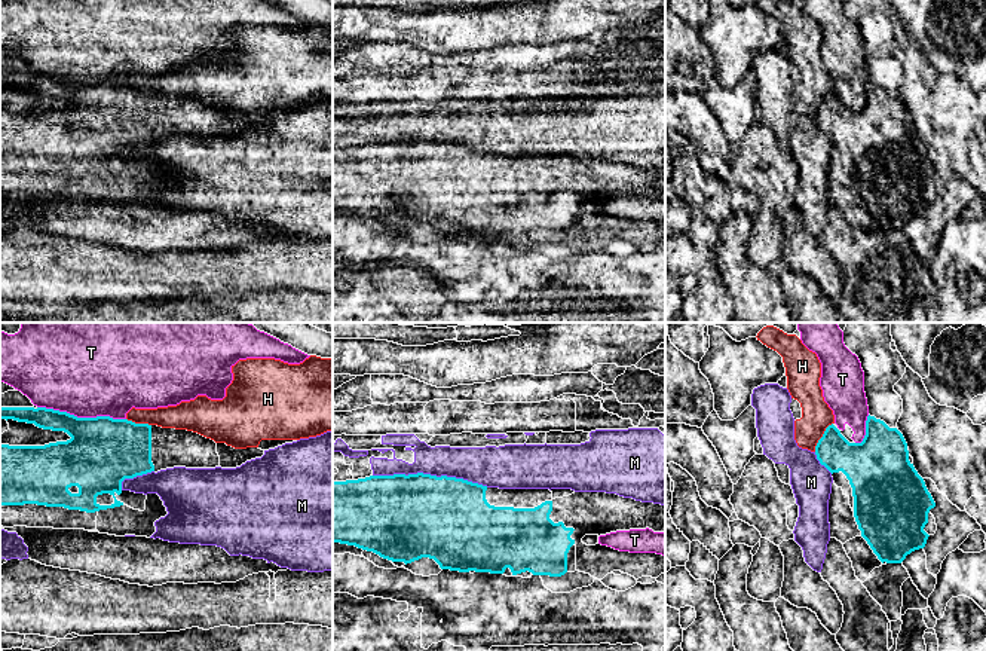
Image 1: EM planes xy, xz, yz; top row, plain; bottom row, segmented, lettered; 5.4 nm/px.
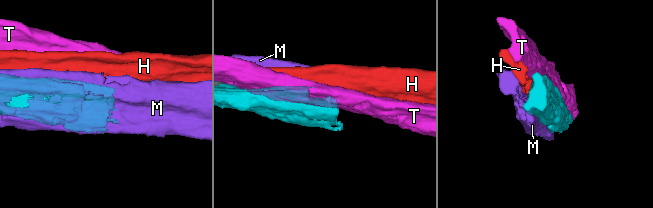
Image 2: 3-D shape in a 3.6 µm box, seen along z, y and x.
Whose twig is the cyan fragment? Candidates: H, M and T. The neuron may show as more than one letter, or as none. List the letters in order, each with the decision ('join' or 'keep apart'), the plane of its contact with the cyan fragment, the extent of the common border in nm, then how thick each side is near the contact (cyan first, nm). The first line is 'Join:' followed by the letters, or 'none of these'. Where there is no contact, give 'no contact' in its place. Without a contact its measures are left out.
Join: none of these
H: keep apart; contact in yz; length 190 nm; calibres 220 and 160 nm
M: keep apart; contact in xz; length 650 nm; calibres 460 and 190 nm
T: keep apart; contact in xy; length 480 nm; calibres 380 and 460 nm

